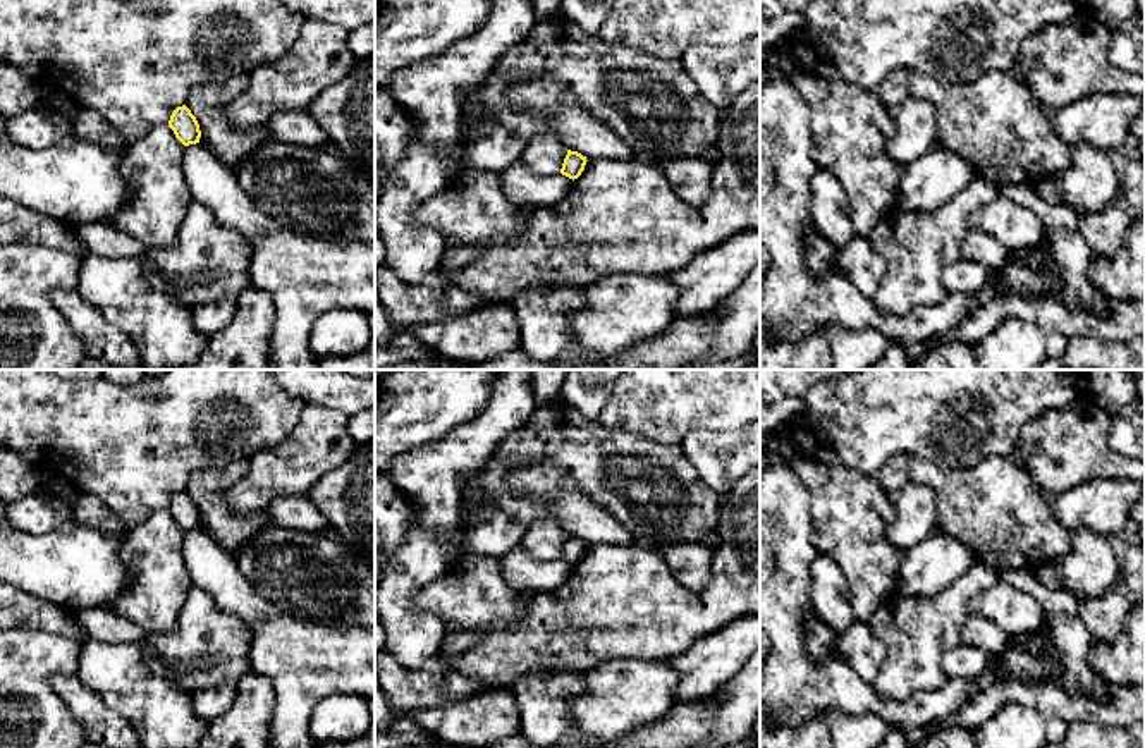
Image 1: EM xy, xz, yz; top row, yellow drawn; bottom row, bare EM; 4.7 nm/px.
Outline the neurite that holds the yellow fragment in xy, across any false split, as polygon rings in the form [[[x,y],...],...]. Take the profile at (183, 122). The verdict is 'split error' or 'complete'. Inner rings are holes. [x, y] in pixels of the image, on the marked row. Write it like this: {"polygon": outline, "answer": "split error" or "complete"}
{"polygon": [[[186,105],[177,107],[172,112],[168,127],[174,131],[175,138],[184,146],[199,143],[201,138],[199,124]]], "answer": "complete"}

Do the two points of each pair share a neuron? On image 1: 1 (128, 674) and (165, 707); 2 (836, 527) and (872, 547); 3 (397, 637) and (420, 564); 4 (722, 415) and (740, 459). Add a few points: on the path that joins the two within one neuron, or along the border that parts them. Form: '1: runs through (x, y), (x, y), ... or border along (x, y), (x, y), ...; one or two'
1: runs through (136, 683), (157, 704); one
2: runs through (844, 527), (863, 545); one
3: runs through (397, 619), (397, 588), (403, 582); one
4: border along (741, 427), (729, 430), (693, 429), (688, 434); two

